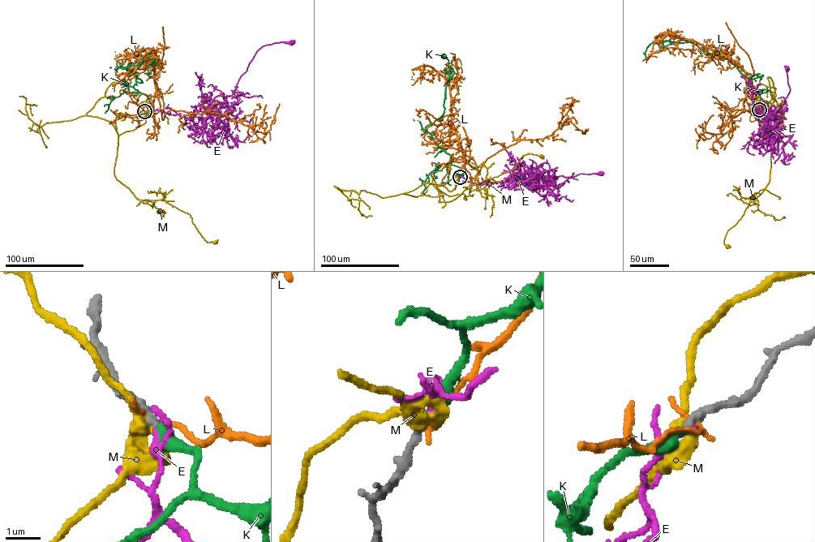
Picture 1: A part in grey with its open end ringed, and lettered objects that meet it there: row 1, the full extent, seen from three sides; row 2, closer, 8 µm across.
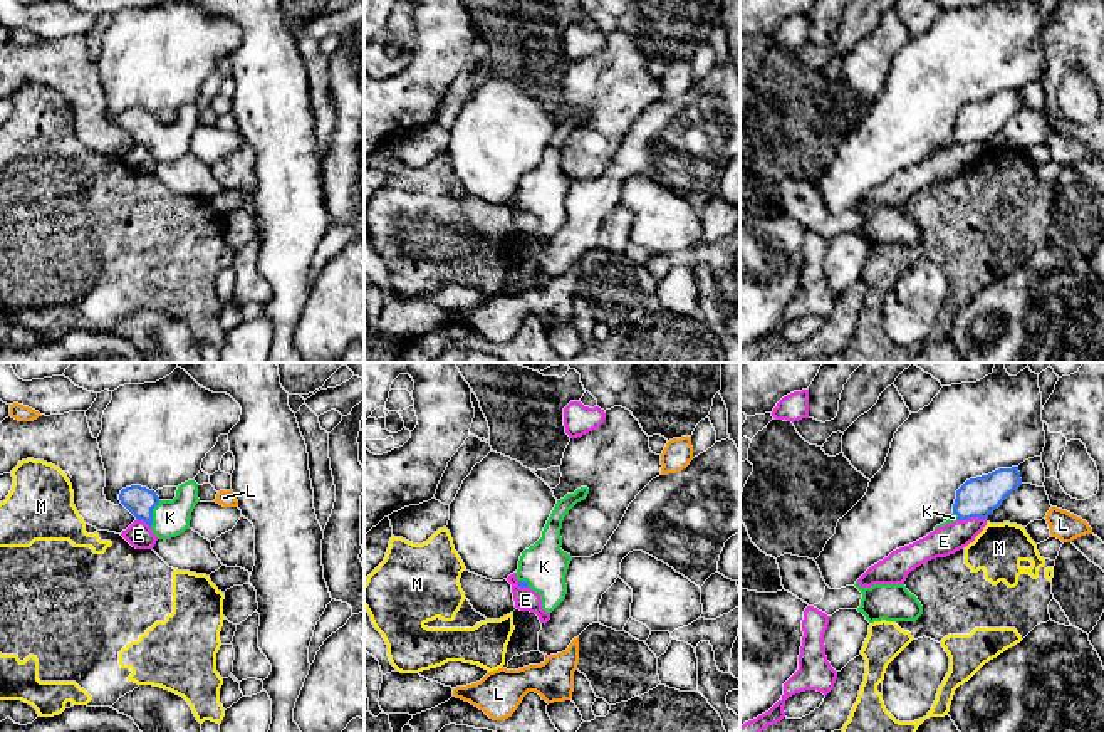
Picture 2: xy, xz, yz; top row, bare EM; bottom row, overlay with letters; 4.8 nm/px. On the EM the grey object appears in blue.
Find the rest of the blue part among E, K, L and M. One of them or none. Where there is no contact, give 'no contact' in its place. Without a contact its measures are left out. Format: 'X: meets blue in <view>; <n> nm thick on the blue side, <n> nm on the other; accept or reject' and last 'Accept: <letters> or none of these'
E: meets blue in yz; 190 nm thick on the blue side, 140 nm on the other; reject
K: meets blue in xy; 140 nm thick on the blue side, 180 nm on the other; accept
L: no contact; reject
M: no contact; reject
Accept: K

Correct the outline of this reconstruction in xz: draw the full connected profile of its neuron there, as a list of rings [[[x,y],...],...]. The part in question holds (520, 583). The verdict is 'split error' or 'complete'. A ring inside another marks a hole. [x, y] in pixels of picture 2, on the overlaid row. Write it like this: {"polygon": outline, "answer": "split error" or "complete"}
{"polygon": [[[581,487],[574,494],[567,494],[557,500],[542,531],[542,537],[520,556],[515,573],[518,586],[539,593],[545,613],[552,613],[565,599],[565,574],[572,557],[560,549],[560,529],[569,510],[584,500],[587,494],[589,489]]], "answer": "split error"}

